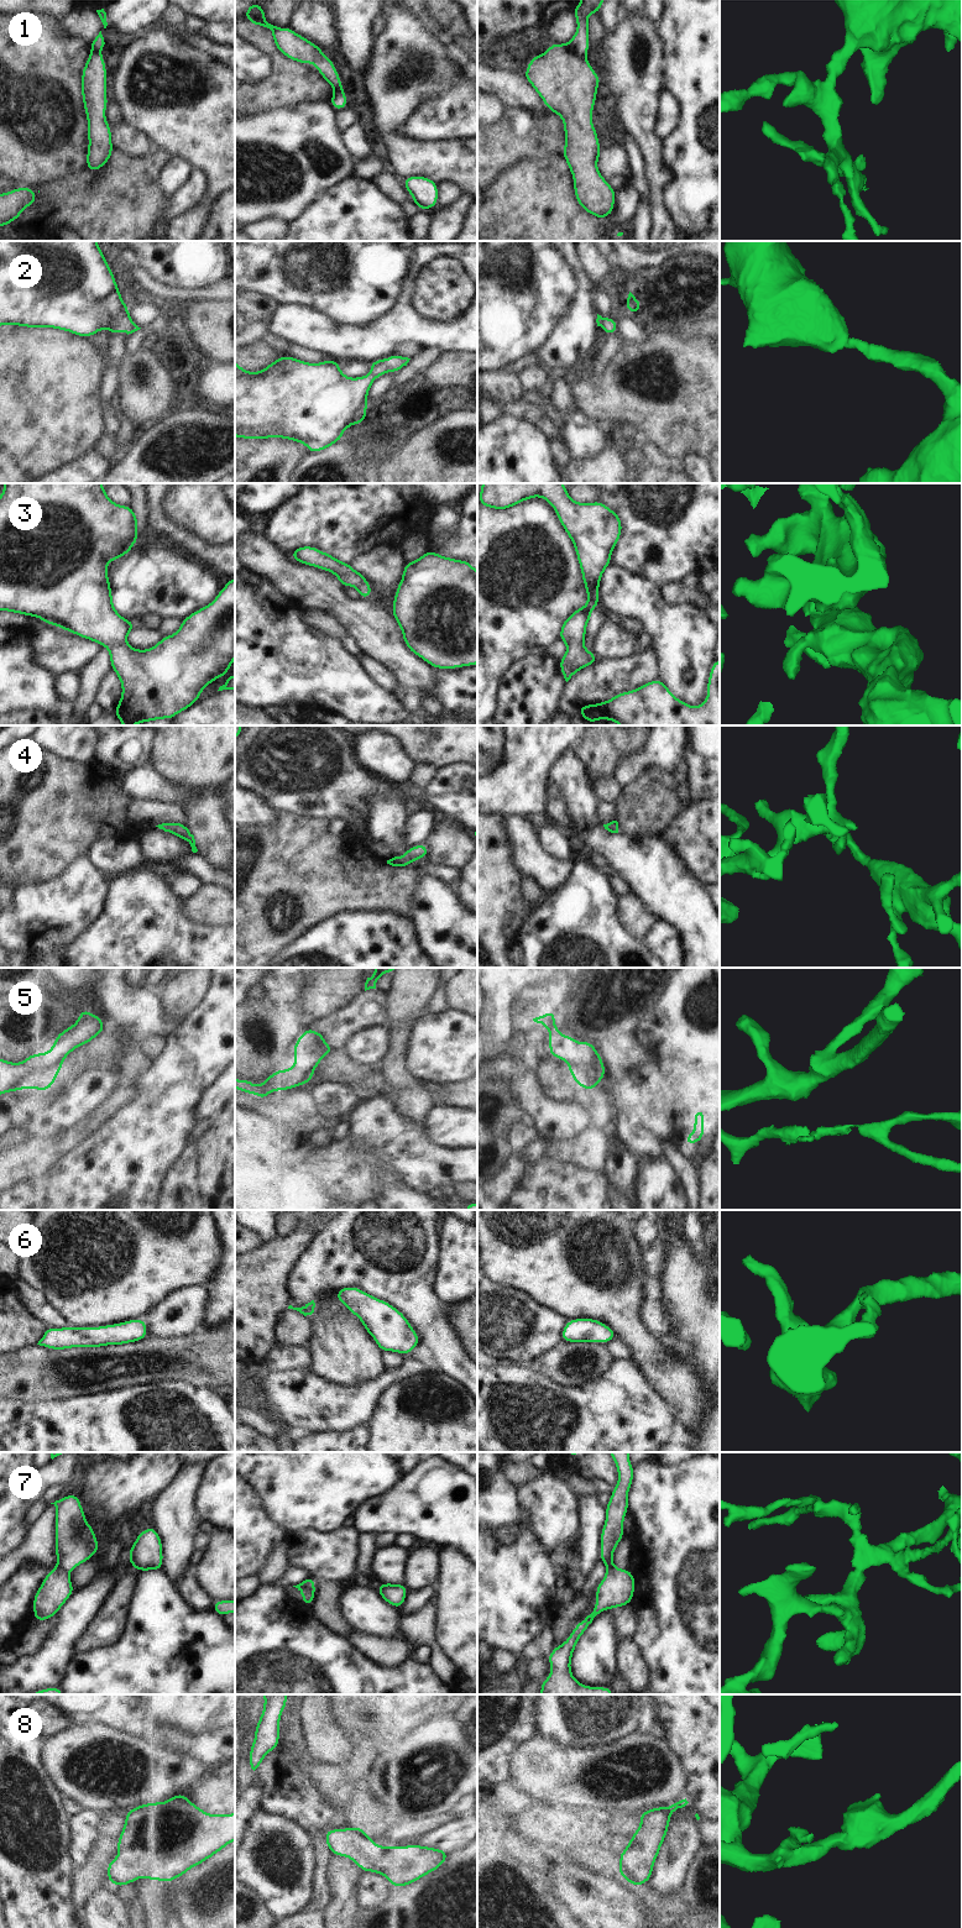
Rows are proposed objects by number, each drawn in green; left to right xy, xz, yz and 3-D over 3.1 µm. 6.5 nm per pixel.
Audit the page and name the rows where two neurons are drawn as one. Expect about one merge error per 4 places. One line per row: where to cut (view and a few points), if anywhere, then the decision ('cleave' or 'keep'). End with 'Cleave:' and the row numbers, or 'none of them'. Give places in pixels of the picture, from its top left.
1: cut in yz along (564, 45), (584, 58); cleave
2: no cut; keep
3: no cut; keep
4: no cut; keep
5: no cut; keep
6: no cut; keep
7: cut in xz along (302, 1582), (314, 1592); cleave
8: no cut; keep
Cleave: 1, 7

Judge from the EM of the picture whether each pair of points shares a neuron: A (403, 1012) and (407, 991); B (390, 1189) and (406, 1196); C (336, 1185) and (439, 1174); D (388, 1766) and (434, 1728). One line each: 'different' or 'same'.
A: same
B: same
C: same
D: same

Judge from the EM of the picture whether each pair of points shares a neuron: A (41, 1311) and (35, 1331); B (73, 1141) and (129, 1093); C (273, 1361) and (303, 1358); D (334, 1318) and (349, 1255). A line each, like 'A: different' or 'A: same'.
A: different
B: same
C: same
D: different

